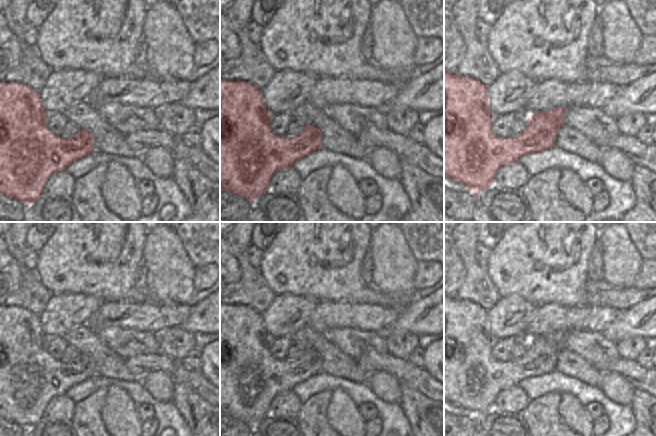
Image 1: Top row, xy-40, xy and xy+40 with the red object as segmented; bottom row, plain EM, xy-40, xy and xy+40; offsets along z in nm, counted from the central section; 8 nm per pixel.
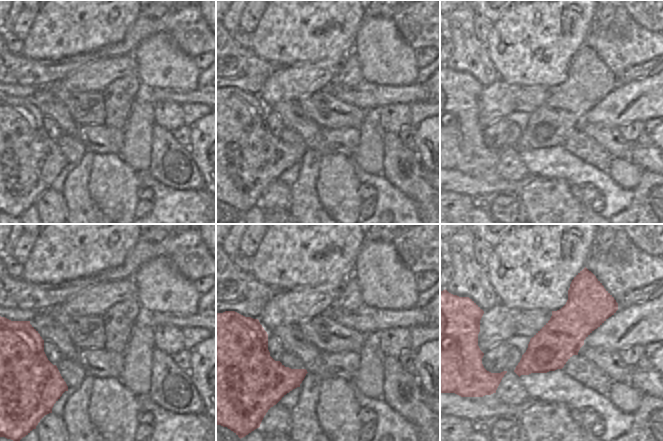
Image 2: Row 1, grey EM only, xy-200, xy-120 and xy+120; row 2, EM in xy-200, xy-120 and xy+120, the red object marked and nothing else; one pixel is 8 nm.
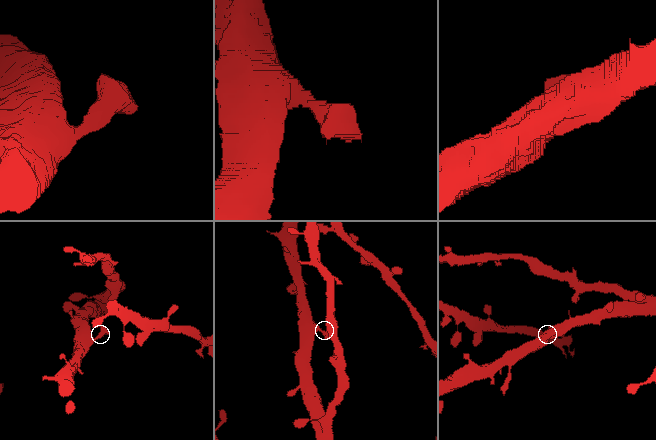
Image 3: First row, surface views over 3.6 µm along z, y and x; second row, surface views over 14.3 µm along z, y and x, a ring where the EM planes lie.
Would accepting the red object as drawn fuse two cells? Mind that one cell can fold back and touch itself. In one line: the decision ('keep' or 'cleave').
keep

